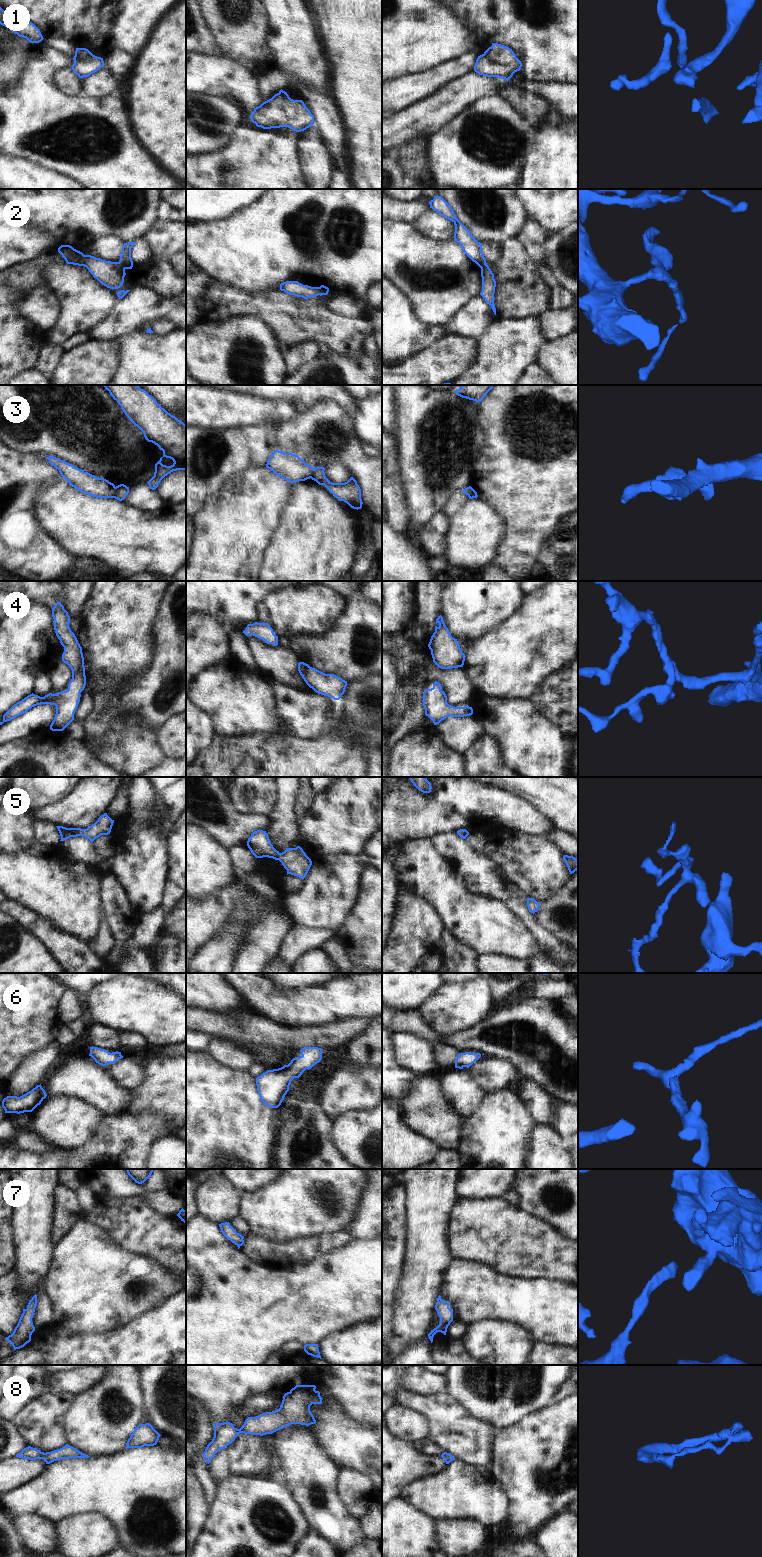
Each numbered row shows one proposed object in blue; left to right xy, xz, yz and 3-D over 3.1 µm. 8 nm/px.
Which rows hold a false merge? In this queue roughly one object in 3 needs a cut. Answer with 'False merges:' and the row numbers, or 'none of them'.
False merges: 1, 2, 3

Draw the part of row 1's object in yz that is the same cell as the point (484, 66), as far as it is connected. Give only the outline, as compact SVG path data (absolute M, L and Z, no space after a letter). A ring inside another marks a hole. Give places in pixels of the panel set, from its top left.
M487 55L478 56L474 65L474 71L479 75L487 77L498 77L508 81L515 72L522 67L521 61L517 58L510 65L502 65L491 61Z

